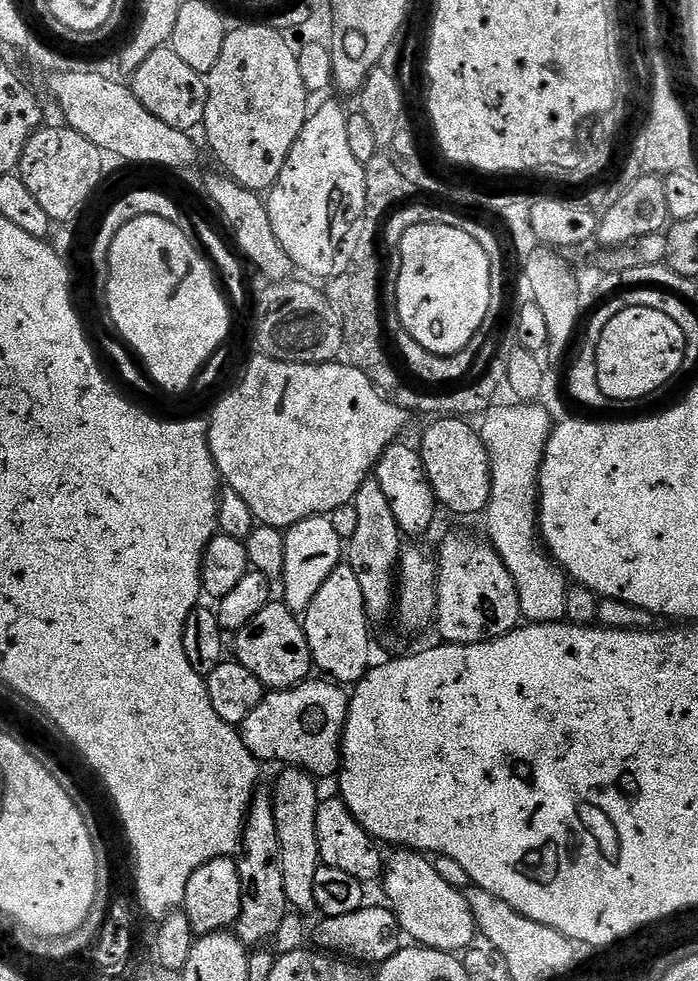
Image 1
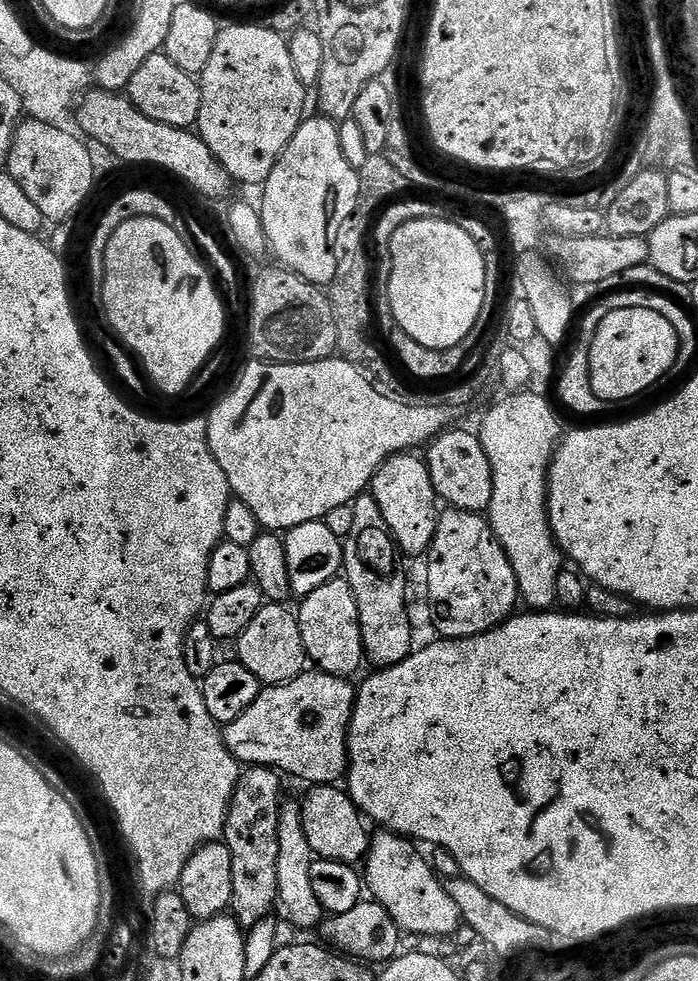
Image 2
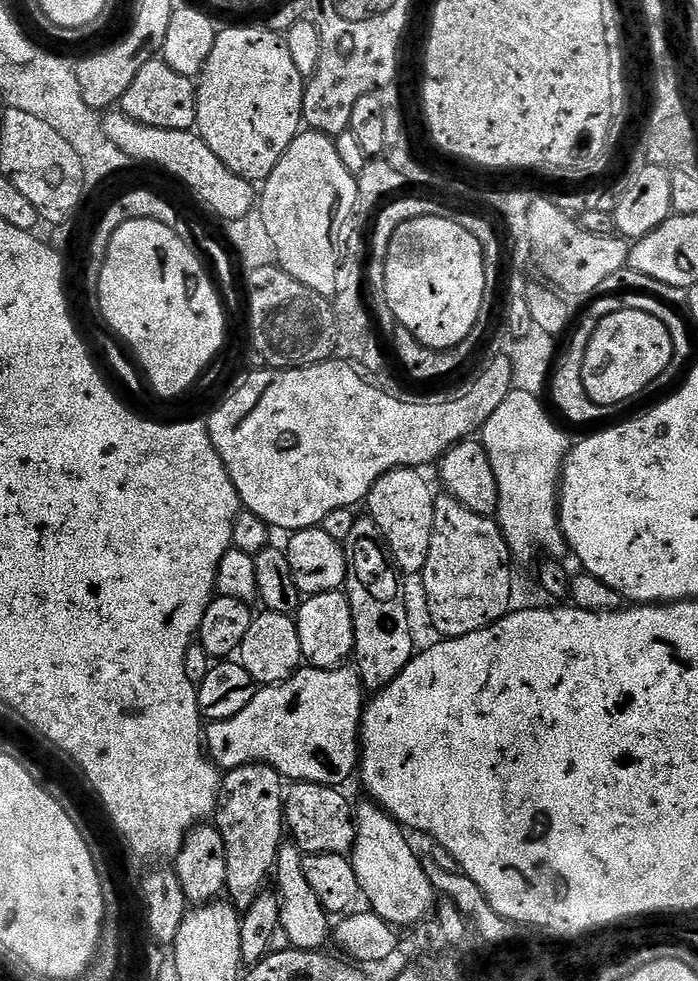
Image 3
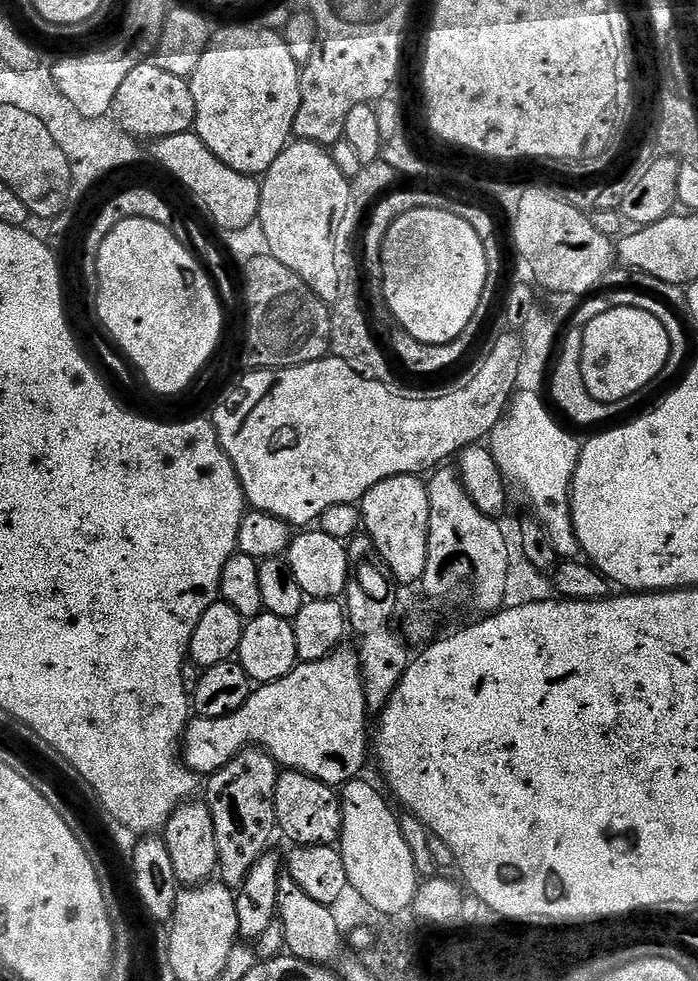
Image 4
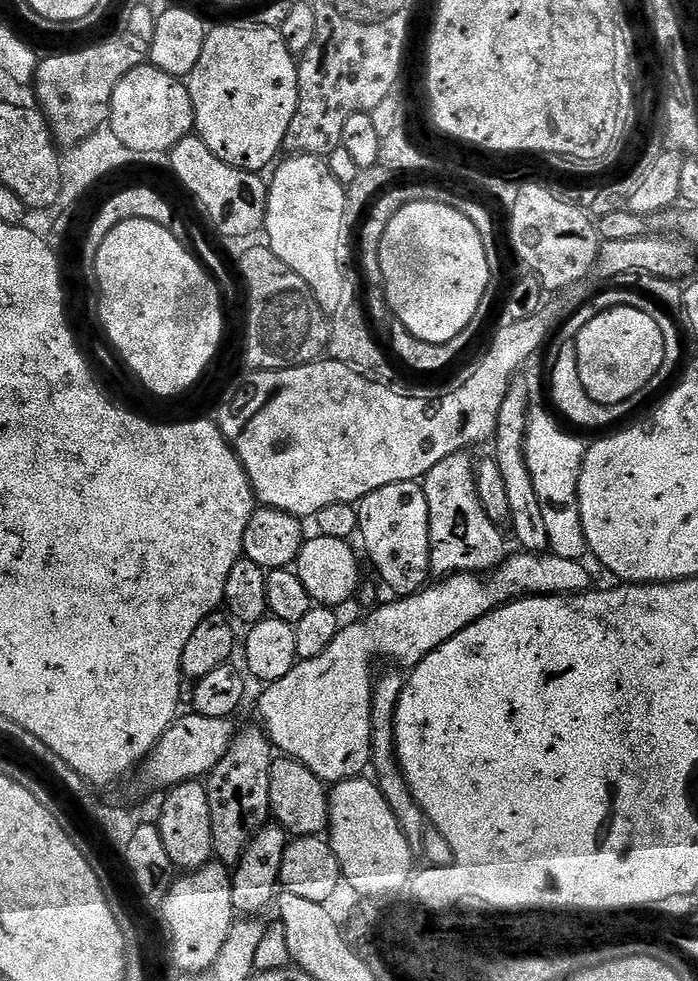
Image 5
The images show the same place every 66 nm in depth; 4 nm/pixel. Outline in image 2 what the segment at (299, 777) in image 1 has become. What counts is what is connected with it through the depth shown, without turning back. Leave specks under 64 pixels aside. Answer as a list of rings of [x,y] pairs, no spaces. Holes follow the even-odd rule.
[[[285,799],[280,805],[278,822],[278,894],[279,903],[288,911],[287,923],[297,930],[314,929],[325,919],[326,913],[318,894],[314,894],[314,885],[310,883],[310,866],[314,859],[310,842],[306,840],[306,830],[302,828],[301,801]]]

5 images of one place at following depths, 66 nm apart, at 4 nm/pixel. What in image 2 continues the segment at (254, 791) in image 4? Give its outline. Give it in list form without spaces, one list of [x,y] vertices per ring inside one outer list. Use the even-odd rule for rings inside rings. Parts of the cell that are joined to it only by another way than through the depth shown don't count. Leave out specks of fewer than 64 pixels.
[[[248,766],[241,771],[240,786],[232,795],[232,807],[228,814],[228,822],[224,827],[223,843],[227,844],[234,870],[234,890],[232,891],[231,915],[247,930],[258,922],[269,919],[273,915],[272,907],[277,907],[278,894],[278,822],[280,821],[280,786],[272,782],[273,769],[259,766]]]

